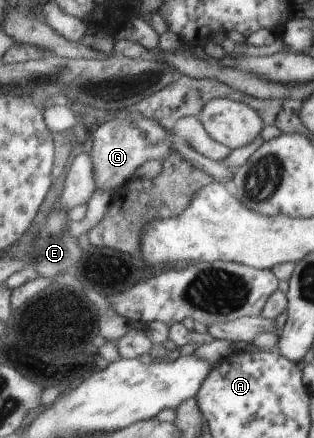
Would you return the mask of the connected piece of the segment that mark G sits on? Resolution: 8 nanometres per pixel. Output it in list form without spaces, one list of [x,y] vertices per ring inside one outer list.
[[[128,115],[125,119],[106,121],[98,126],[93,137],[89,155],[94,173],[95,190],[102,187],[109,190],[109,193],[133,178],[136,169],[146,161],[155,160],[161,163],[172,151],[171,143],[175,138],[172,133],[162,129],[156,120],[131,119]]]

